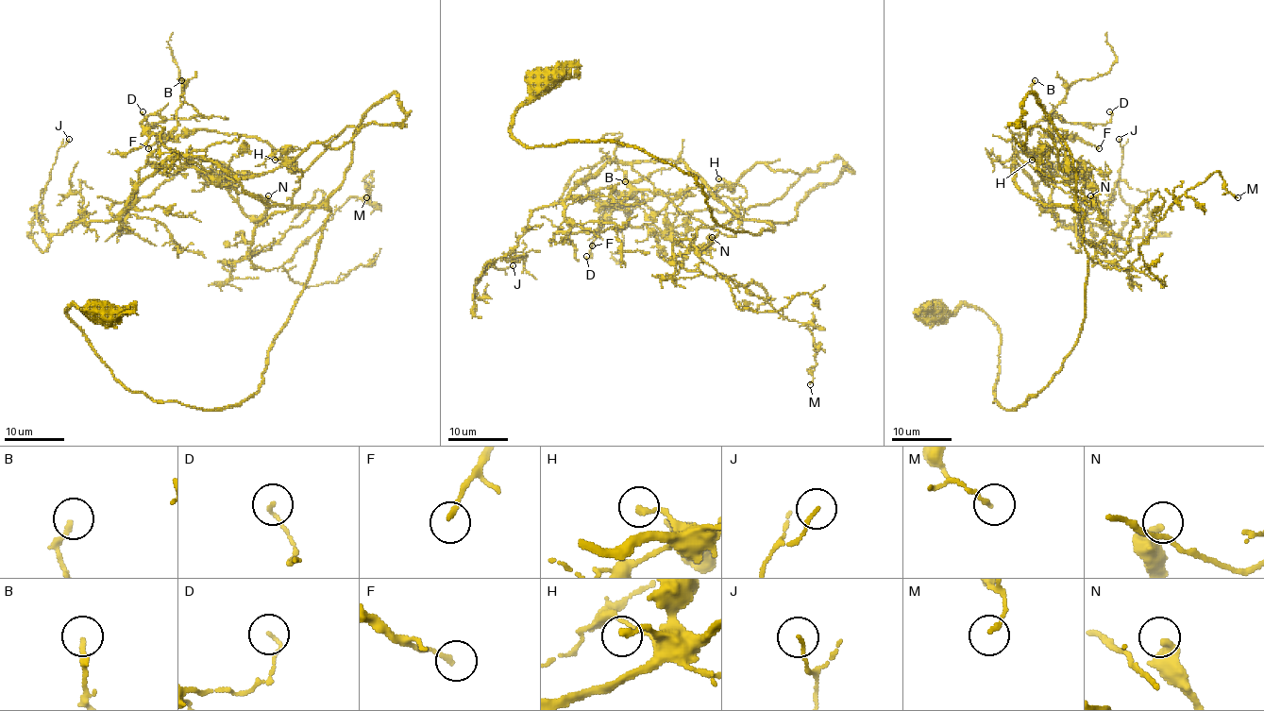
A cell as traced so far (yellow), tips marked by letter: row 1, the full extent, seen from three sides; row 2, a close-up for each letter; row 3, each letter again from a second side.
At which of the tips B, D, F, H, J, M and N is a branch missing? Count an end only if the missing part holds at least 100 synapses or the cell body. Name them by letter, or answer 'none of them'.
none of them

